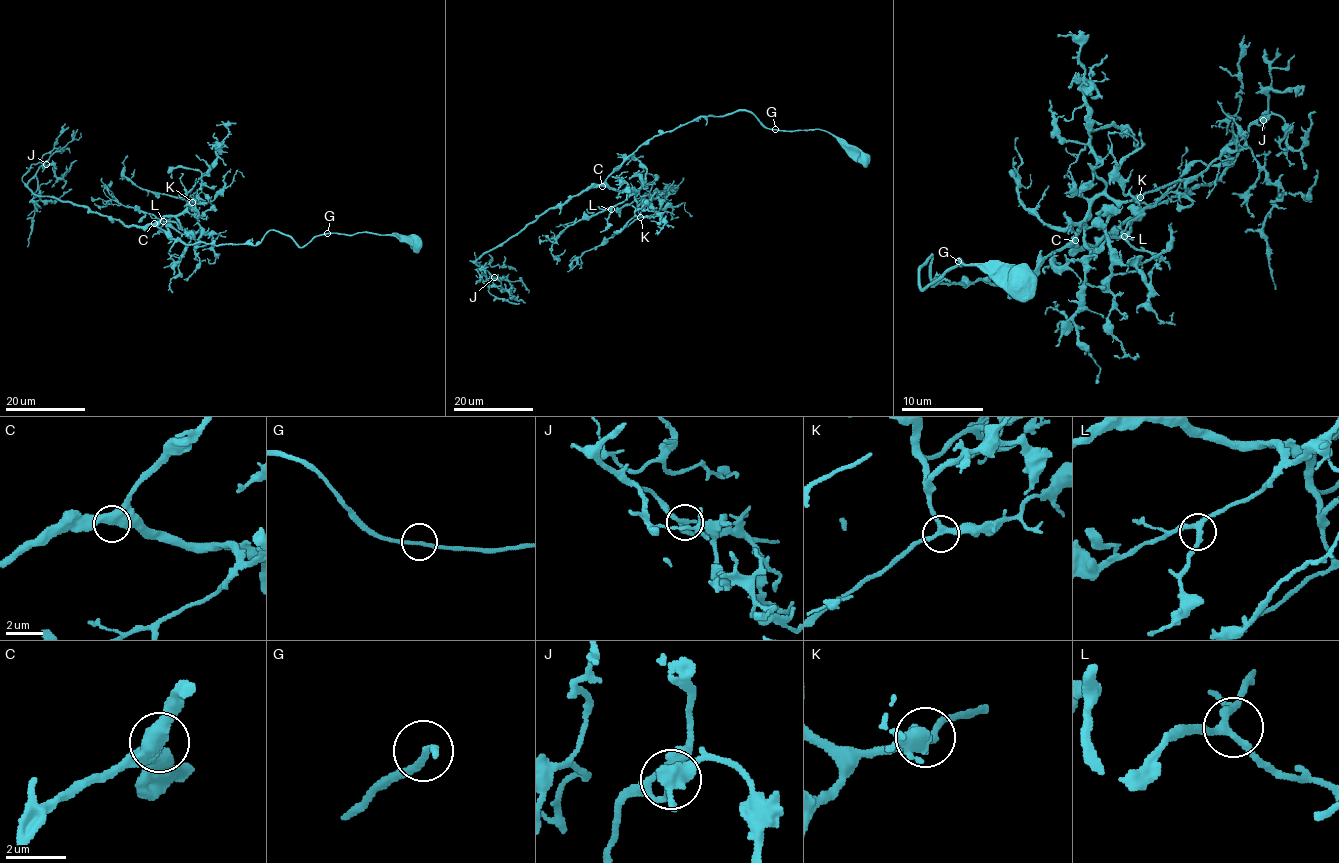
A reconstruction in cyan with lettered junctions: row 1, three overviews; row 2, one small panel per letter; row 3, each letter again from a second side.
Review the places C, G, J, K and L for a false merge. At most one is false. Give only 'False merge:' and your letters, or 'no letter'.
False merge: no letter

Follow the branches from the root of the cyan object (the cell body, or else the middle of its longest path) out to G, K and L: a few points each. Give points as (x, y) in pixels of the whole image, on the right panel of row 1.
G: (1019, 273), (1005, 283), (933, 285), (931, 255), (921, 265), (919, 287), (958, 261)
K: (1019, 273), (1032, 273), (1050, 255), (1066, 246), (1097, 197), (1107, 195), (1122, 201), (1140, 197)
L: (1019, 273), (1032, 273), (1081, 228), (1091, 248), (1124, 236)

